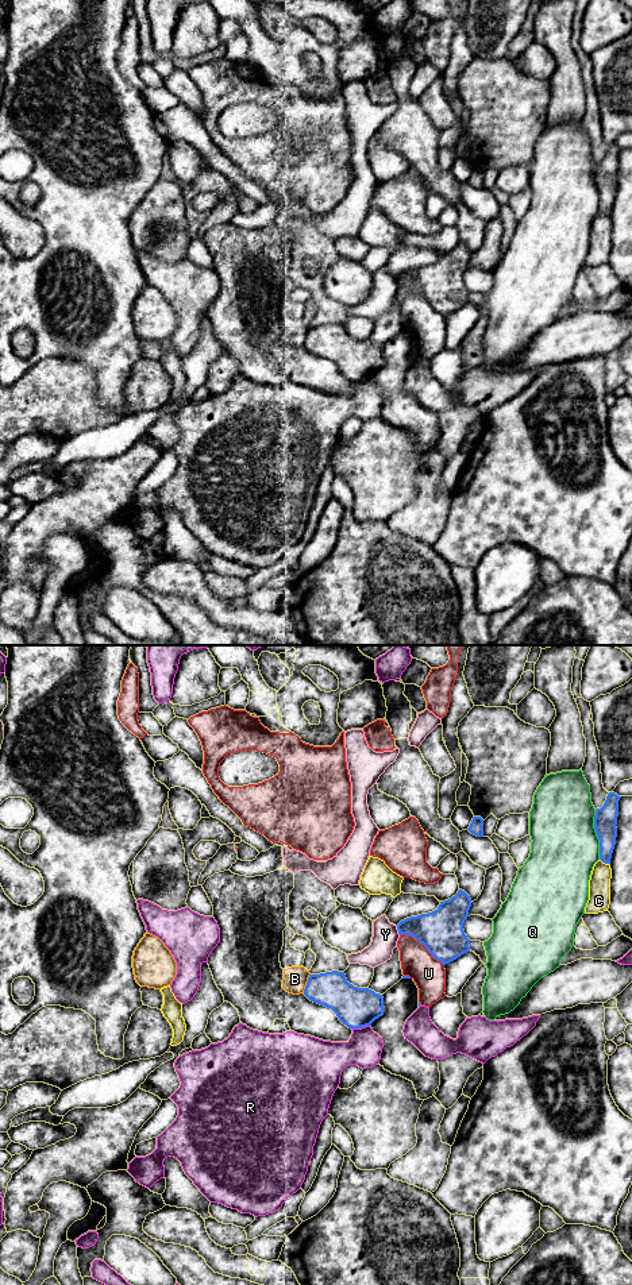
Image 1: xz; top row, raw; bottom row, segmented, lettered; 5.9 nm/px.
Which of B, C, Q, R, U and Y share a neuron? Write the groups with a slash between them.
B / C / Q / R / U / Y

